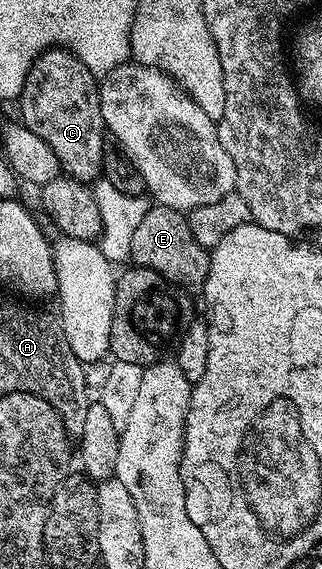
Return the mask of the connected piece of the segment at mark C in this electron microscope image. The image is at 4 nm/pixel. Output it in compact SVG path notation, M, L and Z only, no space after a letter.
M50 47L42 52L36 60L32 62L30 73L22 85L22 93L18 100L20 106L19 122L30 129L50 149L54 149L54 157L58 157L61 172L69 179L76 179L80 183L89 185L95 184L95 179L101 178L104 166L102 165L102 145L106 128L102 109L100 108L100 84L98 77L74 57L74 53L65 51L62 47Z

